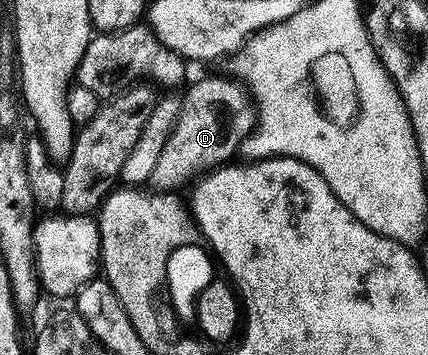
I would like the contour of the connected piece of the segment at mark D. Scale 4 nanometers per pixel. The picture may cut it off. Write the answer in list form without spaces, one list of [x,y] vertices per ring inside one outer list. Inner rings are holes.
[[[204,76],[183,89],[174,130],[166,138],[166,146],[162,146],[162,155],[154,166],[150,181],[153,189],[164,194],[180,190],[176,188],[191,185],[197,178],[227,165],[239,153],[245,137],[256,125],[256,112],[244,85],[225,76]]]

